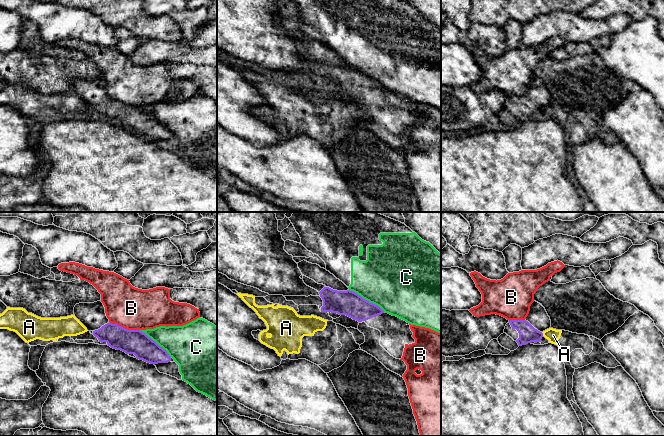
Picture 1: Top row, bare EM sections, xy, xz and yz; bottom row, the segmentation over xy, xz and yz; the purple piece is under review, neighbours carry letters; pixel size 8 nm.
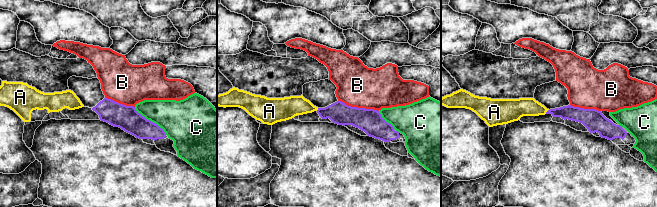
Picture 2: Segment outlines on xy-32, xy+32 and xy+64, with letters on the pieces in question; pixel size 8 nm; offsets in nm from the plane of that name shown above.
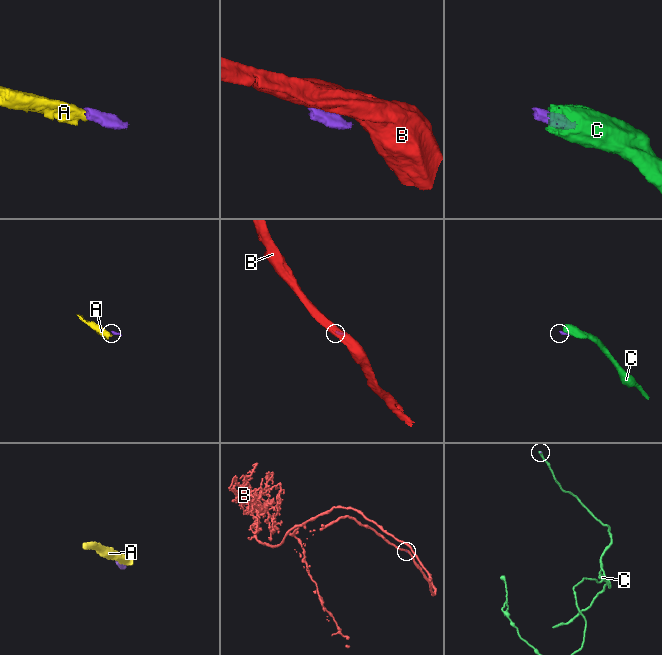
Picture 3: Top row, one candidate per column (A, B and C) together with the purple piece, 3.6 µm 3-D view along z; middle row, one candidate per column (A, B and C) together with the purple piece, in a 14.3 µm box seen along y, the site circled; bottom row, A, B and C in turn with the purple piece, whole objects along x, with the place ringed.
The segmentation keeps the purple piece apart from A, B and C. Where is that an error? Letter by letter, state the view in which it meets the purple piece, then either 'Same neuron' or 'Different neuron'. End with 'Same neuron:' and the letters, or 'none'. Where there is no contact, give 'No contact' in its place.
A: Touches purple in yz. Different neuron
B: Touches purple in xy. Different neuron
C: Touches purple in xz. Different neuron
Same neuron: none

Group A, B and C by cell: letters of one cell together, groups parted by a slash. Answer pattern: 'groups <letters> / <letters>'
groups A / B / C

